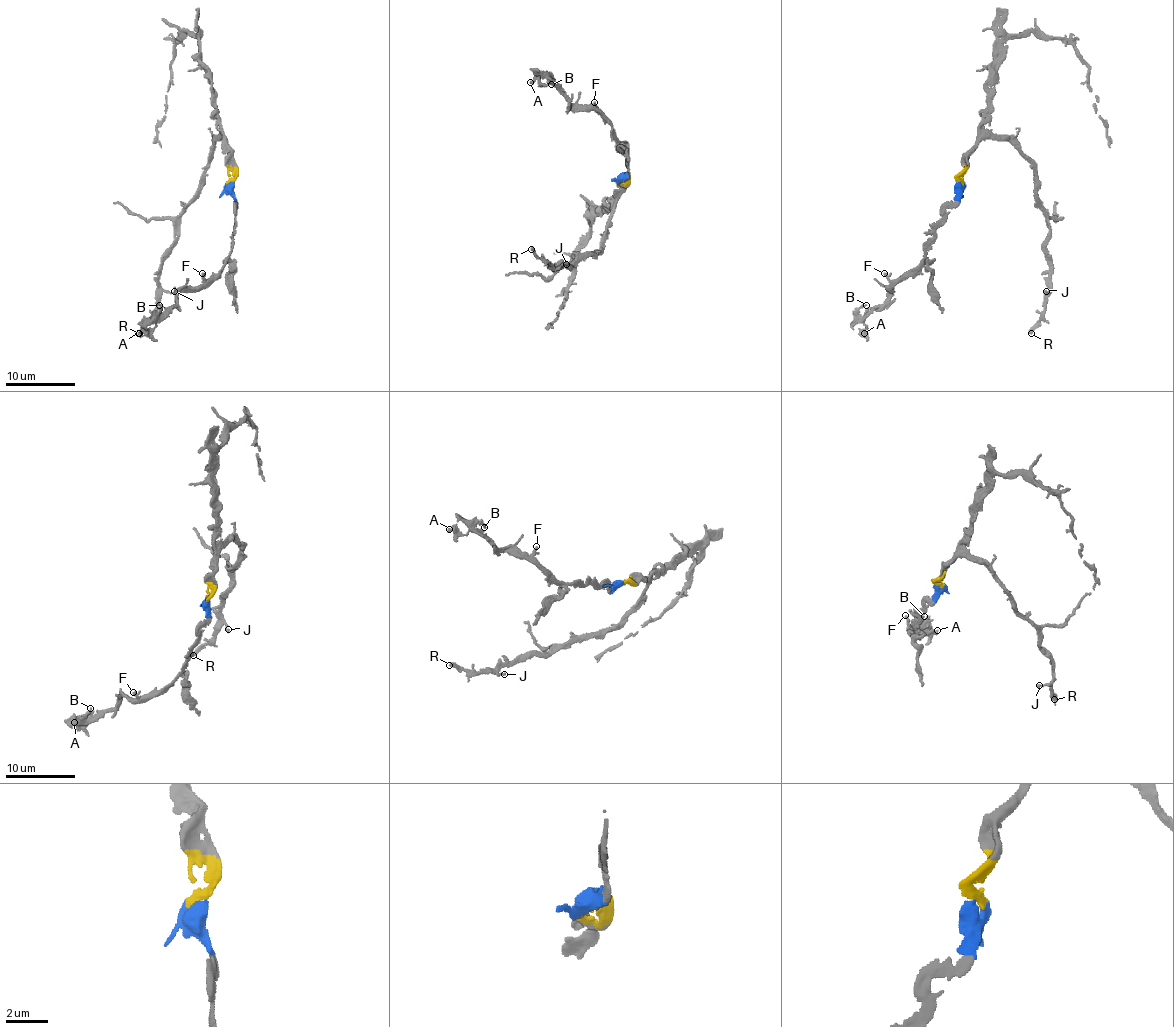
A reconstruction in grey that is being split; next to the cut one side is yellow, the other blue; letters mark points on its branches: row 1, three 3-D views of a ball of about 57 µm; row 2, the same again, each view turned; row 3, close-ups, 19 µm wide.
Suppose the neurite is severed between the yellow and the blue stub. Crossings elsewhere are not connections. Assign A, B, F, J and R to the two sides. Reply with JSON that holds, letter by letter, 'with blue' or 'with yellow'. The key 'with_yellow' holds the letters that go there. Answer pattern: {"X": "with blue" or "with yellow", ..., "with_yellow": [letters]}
{"A": "with blue", "B": "with blue", "F": "with blue", "J": "with yellow", "R": "with yellow", "with_yellow": ["J", "R"]}

